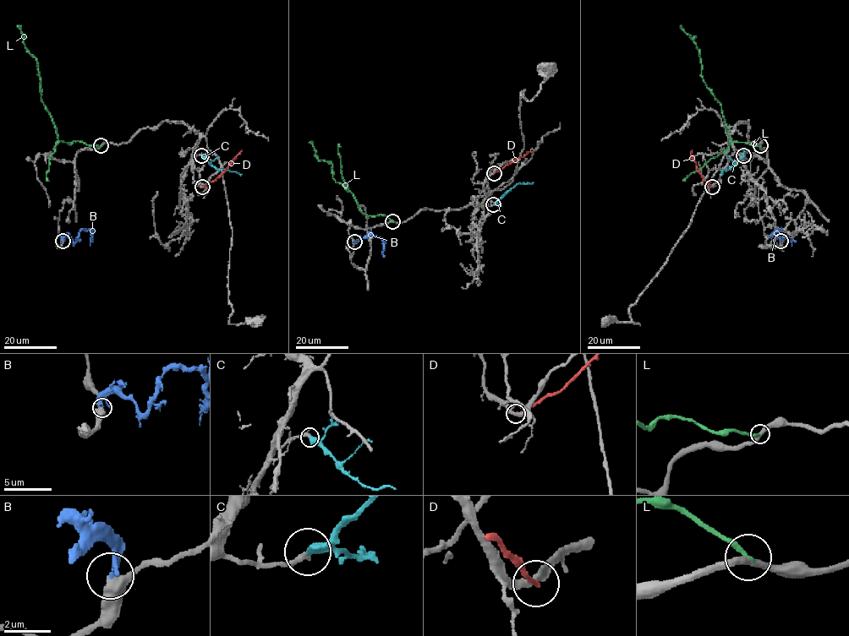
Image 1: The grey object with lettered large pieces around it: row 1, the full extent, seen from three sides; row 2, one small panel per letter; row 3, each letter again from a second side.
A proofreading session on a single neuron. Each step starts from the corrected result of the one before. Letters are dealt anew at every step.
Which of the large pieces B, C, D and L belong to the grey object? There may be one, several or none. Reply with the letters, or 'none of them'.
C

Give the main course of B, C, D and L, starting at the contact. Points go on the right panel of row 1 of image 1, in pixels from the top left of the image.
B: (780, 241), (780, 236), (773, 241), (772, 233), (776, 230), (791, 242), (791, 245)
C: (743, 155), (729, 169), (722, 170), (720, 174)
D: (711, 187), (698, 170), (691, 155), (692, 150)
L: (760, 146), (753, 145), (754, 141), (749, 144), (730, 139), (721, 106), (703, 78), (695, 42), (680, 24)

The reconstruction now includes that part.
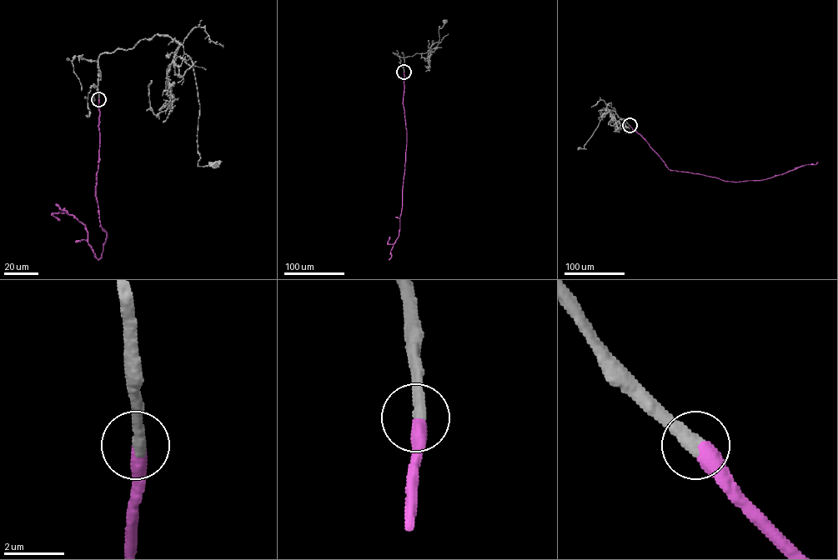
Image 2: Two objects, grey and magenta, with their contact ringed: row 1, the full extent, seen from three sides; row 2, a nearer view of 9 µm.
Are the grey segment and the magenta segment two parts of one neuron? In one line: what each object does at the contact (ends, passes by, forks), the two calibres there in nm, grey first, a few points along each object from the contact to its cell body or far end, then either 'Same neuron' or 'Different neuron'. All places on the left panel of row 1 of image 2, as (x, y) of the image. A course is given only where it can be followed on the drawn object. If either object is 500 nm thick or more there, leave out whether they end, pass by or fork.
At the ring grey ends. At the ring magenta ends. Thickness 460 nm (grey) against 480 nm. Course of grey: (98, 99), (99, 57), (168, 35), (183, 46), (192, 62), (199, 104), (198, 166), (216, 164). Course of magenta: (98, 99), (96, 193), (100, 223), (107, 236), (99, 259), (87, 242), (85, 225), (56, 203). Same neuron

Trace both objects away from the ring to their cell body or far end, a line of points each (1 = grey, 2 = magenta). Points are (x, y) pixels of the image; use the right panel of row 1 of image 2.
1: (629, 125), (618, 117), (609, 102), (597, 127), (584, 145), (586, 149), (579, 148)
2: (629, 125), (669, 169), (726, 181), (764, 180), (817, 162)

